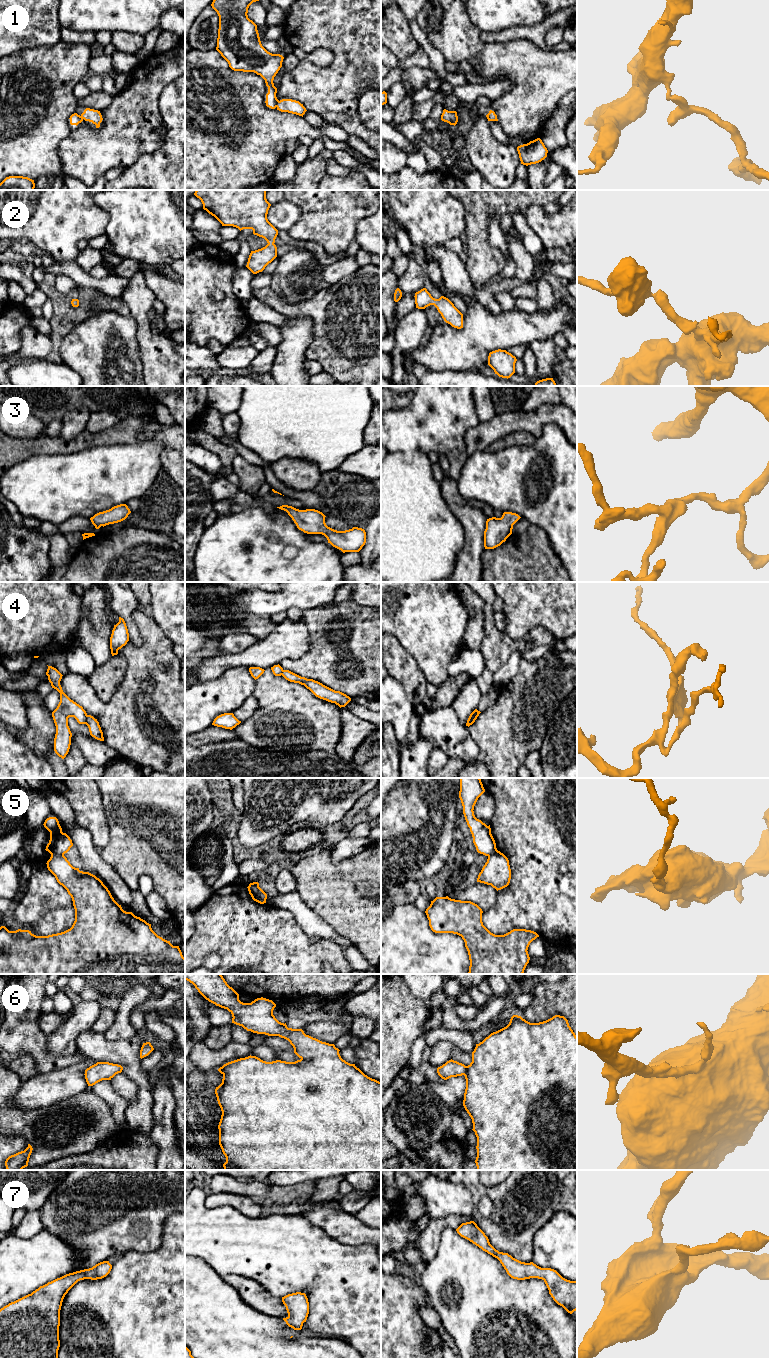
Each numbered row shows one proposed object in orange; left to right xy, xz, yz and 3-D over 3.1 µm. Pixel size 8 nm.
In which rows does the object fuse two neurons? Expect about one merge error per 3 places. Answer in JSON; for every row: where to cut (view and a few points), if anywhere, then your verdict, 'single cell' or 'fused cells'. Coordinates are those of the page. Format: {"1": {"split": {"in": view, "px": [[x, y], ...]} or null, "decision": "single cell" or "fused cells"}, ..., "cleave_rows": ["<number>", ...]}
{"1": {"split": null, "decision": "single cell"}, "2": {"split": null, "decision": "single cell"}, "3": {"split": null, "decision": "single cell"}, "4": {"split": {"in": "xy", "px": [[87, 715], [85, 723]]}, "decision": "fused cells"}, "5": {"split": {"in": "xy", "px": [[63, 854], [51, 855]]}, "decision": "fused cells"}, "6": {"split": null, "decision": "single cell"}, "7": {"split": null, "decision": "single cell"}, "cleave_rows": ["4", "5"]}

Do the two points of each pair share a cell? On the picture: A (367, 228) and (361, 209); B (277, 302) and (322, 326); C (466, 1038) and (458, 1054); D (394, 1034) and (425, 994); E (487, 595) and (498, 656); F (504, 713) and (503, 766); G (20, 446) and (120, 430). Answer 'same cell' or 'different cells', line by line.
A: different cells
B: same cell
C: different cells
D: different cells
E: same cell
F: same cell
G: same cell

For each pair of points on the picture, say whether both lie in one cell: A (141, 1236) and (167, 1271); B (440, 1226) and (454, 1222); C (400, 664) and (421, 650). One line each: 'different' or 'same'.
A: different
B: same
C: different

